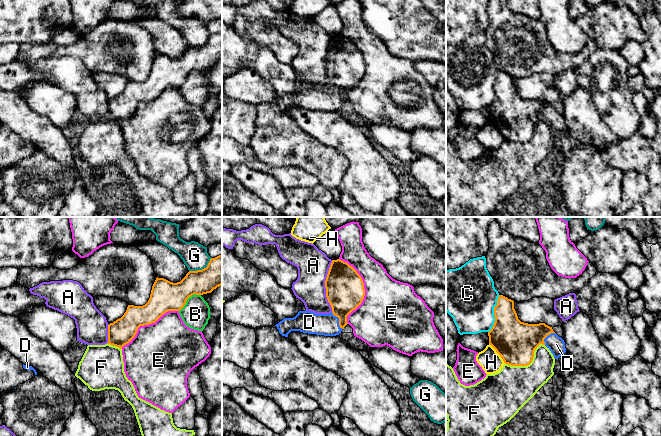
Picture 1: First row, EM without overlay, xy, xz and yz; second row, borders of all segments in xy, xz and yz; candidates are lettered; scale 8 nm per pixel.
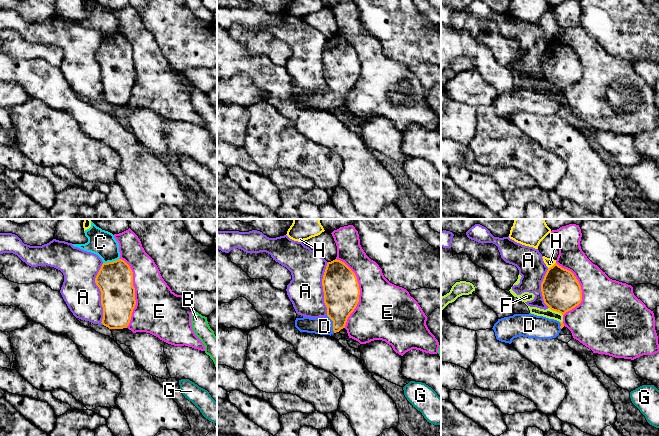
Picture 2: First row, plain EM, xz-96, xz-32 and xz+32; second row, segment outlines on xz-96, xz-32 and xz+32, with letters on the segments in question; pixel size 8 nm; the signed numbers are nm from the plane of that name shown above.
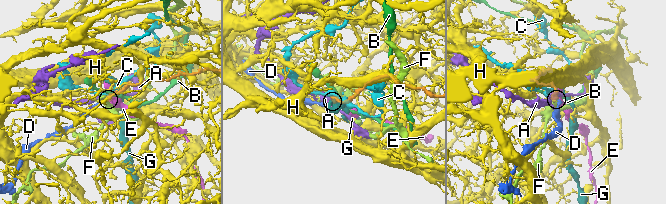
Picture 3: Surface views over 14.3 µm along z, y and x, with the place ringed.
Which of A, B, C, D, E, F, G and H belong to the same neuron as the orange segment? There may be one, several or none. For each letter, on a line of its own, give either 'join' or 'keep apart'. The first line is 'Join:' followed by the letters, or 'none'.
Join: D
A: keep apart
B: keep apart
C: keep apart
D: join
E: keep apart
F: keep apart
G: keep apart
H: keep apart

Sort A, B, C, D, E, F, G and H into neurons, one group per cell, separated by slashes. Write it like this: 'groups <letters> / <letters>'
groups A / B / C / D / E / F / G / H

